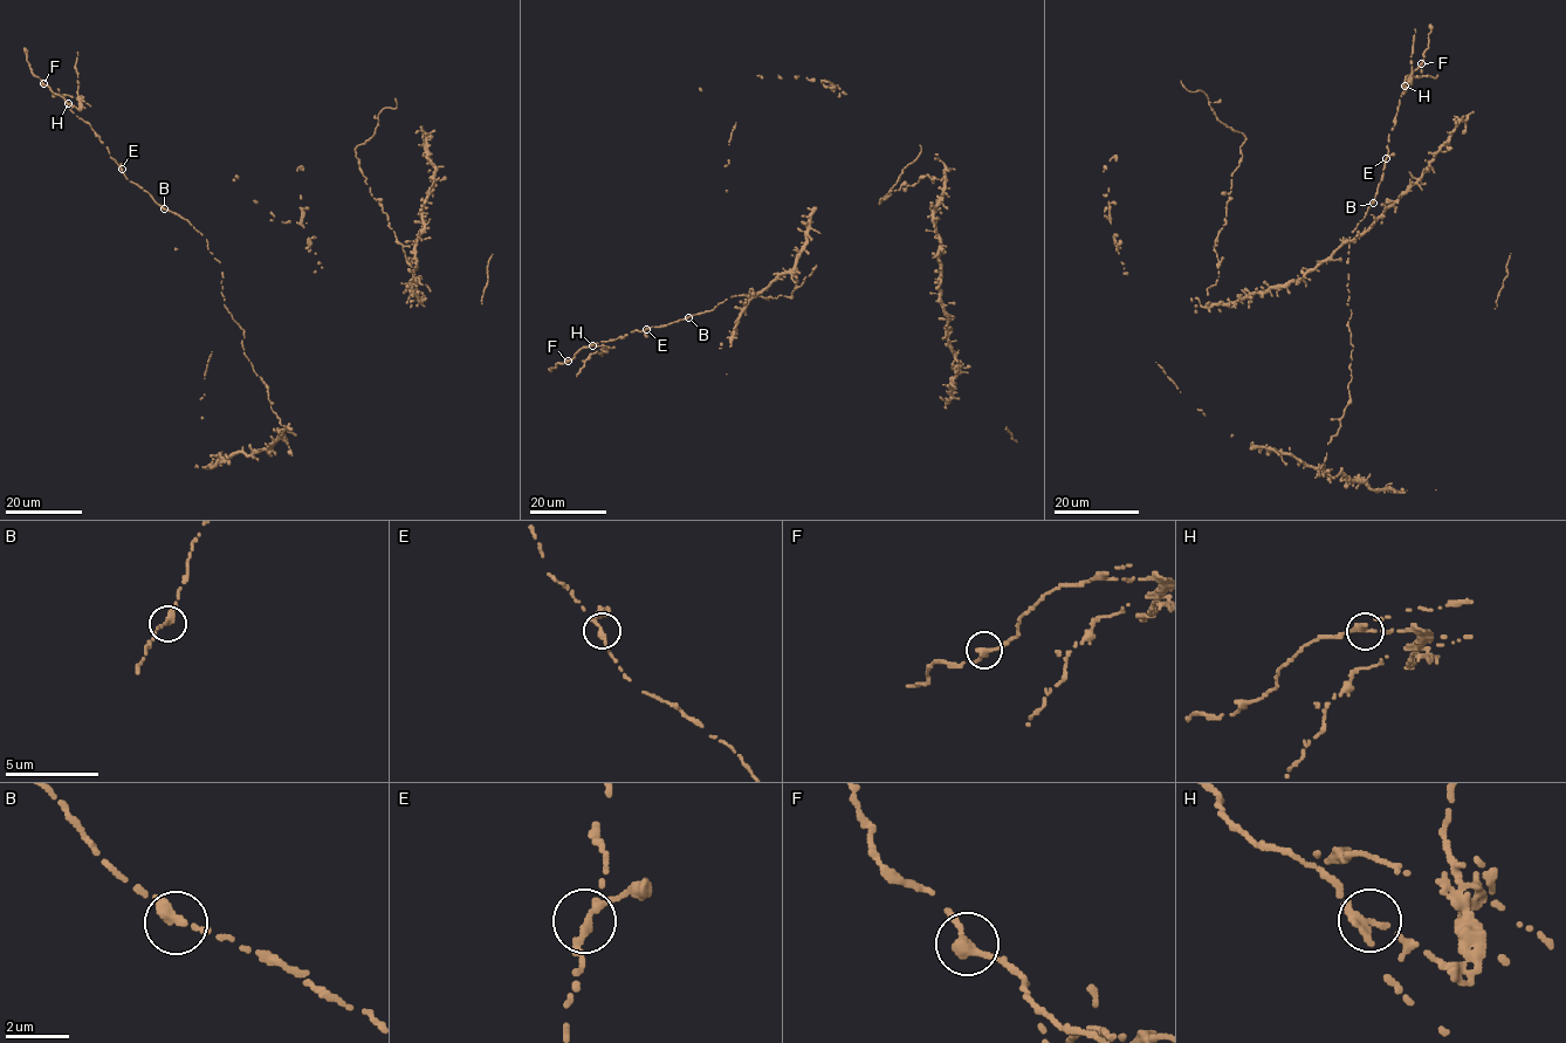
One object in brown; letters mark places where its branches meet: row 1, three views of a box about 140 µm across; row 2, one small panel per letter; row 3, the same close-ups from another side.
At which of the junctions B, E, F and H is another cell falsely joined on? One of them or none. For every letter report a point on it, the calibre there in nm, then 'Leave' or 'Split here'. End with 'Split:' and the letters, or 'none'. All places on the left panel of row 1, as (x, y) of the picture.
B: Place: (164, 208). Thickness 300 nm. Leave
E: Place: (122, 169). Thickness 260 nm. Leave
F: Place: (43, 83). Thickness 320 nm. Leave
H: Place: (68, 103). Thickness 300 nm. Split here
Split: H

